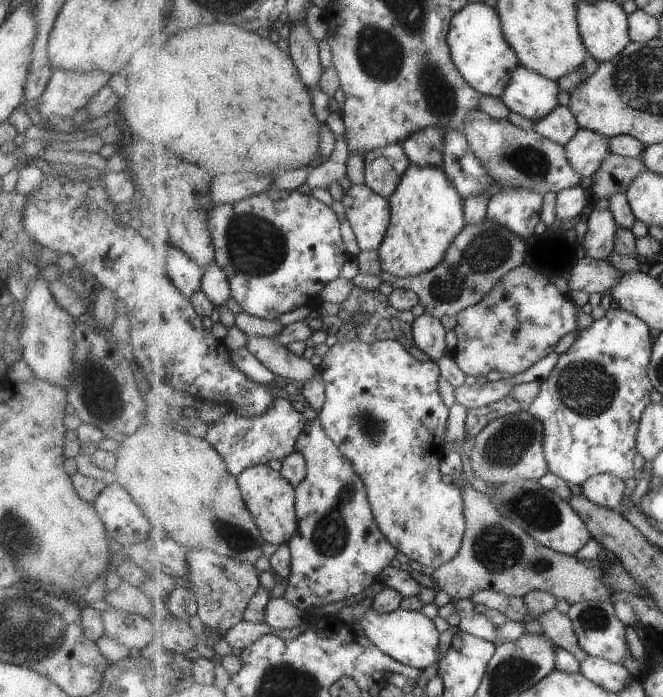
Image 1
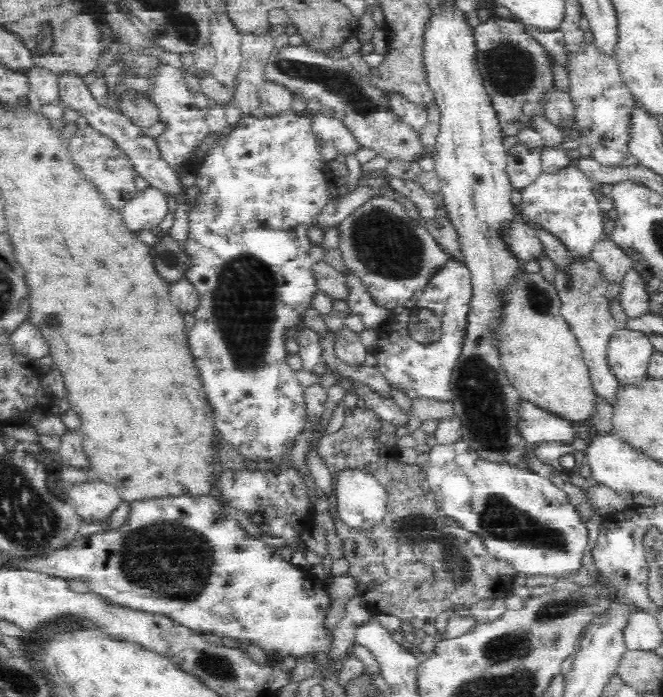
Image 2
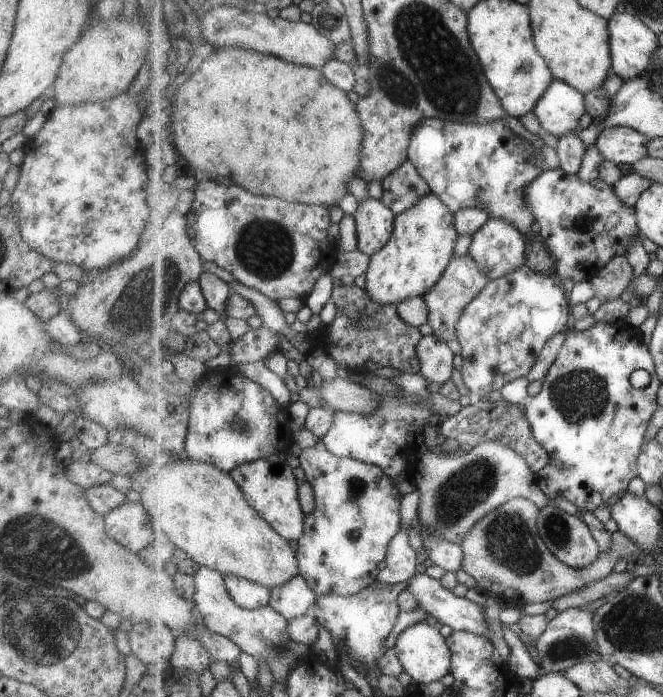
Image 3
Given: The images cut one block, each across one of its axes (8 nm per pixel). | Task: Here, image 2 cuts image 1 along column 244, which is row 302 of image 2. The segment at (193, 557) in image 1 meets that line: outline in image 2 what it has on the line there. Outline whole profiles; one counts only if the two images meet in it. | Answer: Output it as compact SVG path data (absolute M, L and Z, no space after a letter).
M570 254L570 257L571 261L567 267L555 265L554 268L553 285L561 300L561 315L581 348L595 393L612 404L619 382L608 366L606 351L610 336L619 327L610 308L614 300L620 300L622 281L616 283L610 281L591 256L585 259L574 259L574 255Z

